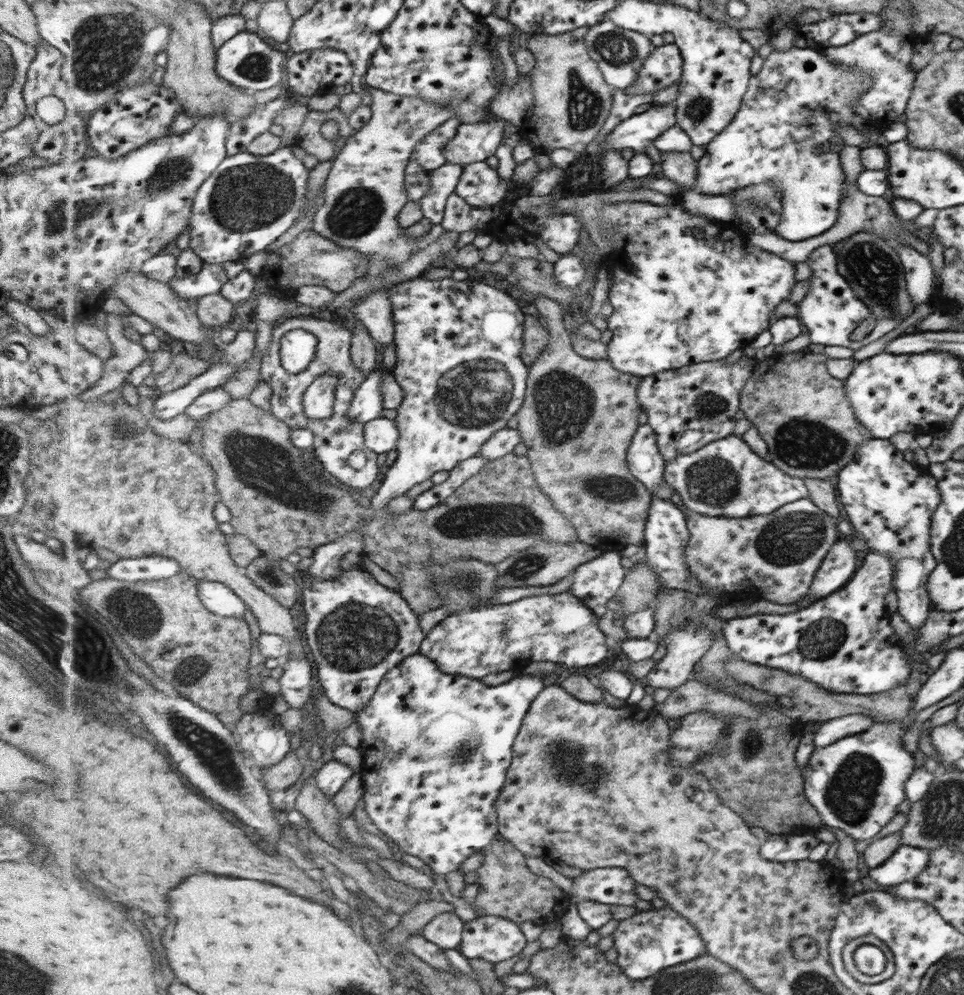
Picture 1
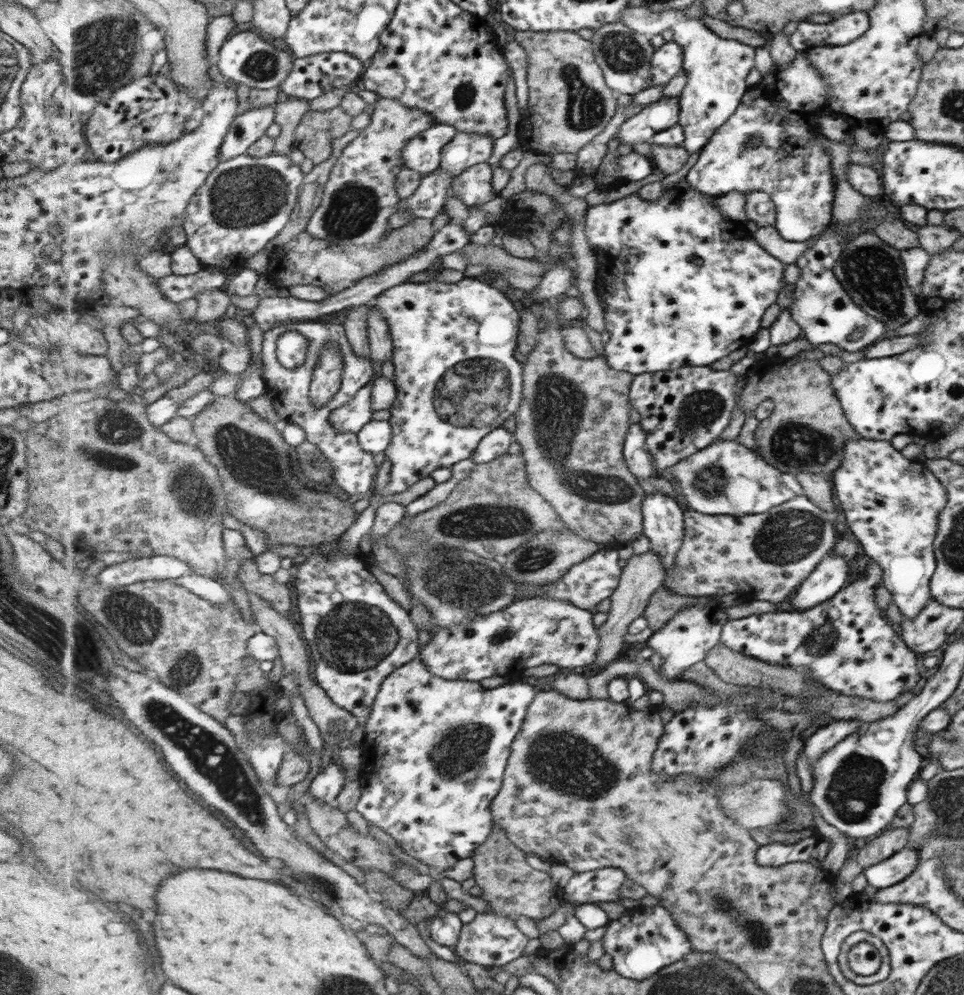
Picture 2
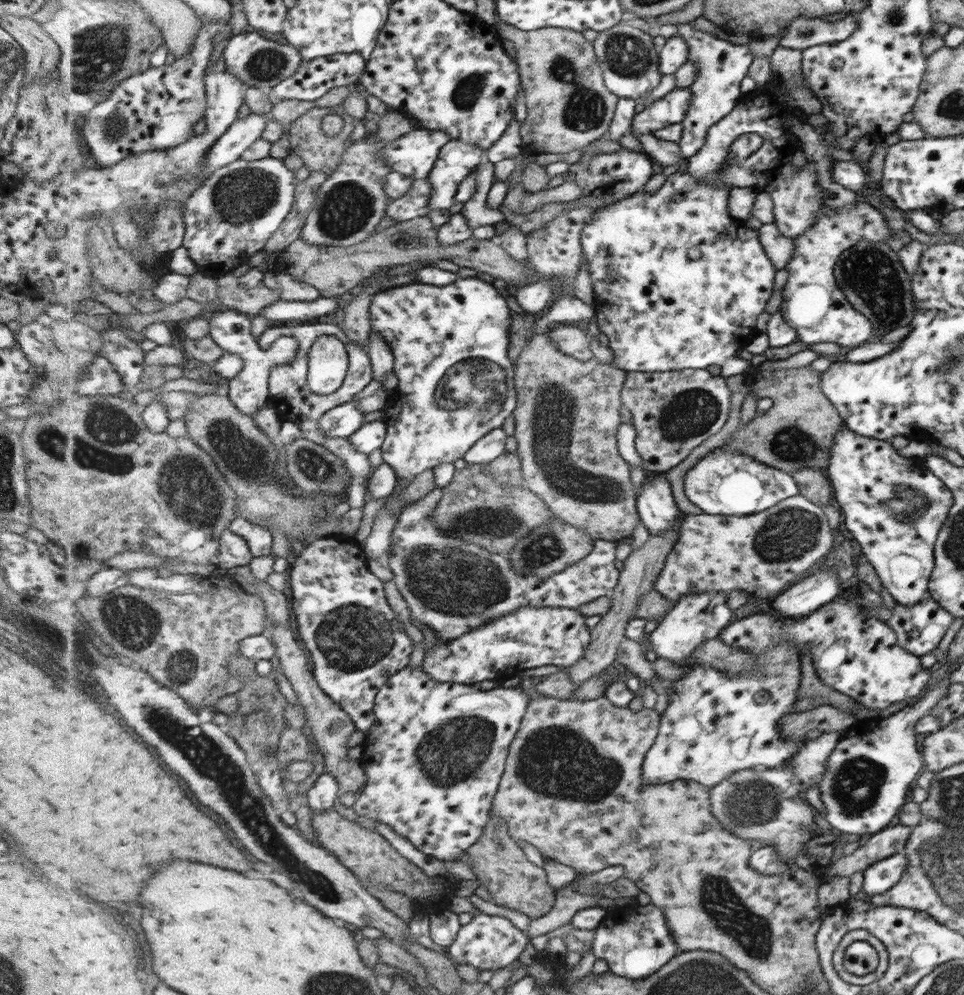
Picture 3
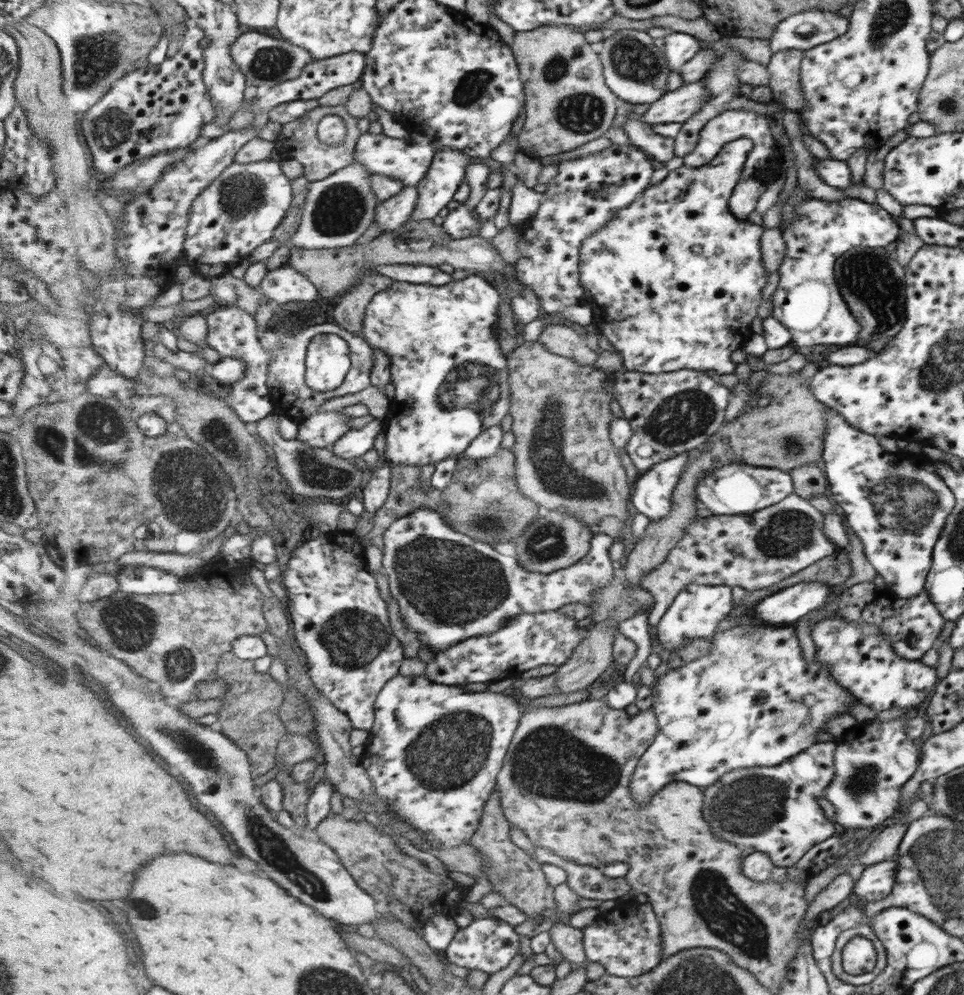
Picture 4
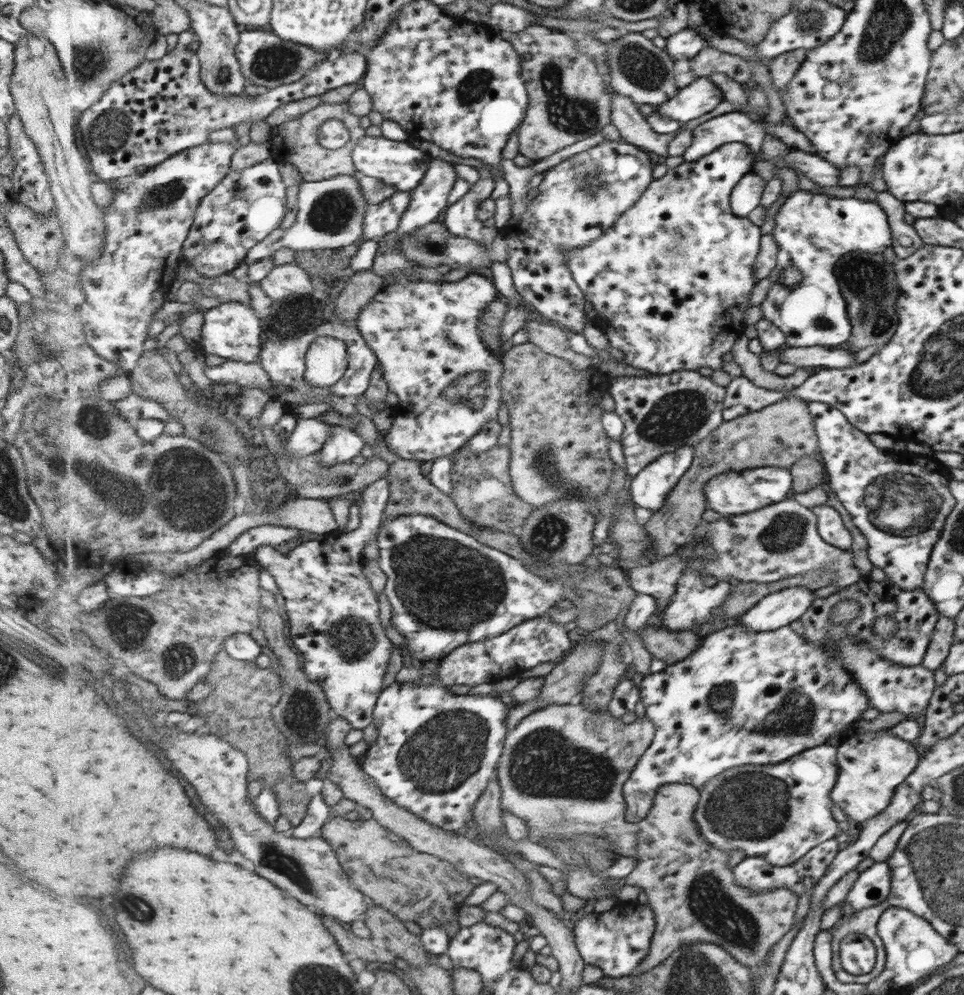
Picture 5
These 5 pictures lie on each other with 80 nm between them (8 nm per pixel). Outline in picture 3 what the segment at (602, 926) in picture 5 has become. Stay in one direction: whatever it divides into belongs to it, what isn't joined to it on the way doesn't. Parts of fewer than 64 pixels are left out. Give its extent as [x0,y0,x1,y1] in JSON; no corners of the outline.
[592,903,681,979]

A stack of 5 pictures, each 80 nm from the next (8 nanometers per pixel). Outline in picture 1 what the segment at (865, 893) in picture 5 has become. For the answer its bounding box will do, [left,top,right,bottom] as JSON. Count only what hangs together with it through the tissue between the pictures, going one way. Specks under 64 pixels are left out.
[869,845,928,887]

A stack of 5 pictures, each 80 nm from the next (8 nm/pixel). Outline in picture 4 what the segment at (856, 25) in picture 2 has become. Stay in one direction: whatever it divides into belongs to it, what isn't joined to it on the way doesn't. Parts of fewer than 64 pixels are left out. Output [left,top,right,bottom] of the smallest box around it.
[769,9,848,55]

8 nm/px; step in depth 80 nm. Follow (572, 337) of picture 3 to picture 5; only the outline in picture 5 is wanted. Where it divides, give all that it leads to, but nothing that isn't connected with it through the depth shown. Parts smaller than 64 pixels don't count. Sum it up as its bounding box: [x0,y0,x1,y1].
[525,318,591,370]

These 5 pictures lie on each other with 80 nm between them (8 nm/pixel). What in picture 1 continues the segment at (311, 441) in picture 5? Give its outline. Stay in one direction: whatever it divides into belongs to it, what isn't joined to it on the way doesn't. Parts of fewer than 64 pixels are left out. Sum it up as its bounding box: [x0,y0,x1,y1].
[349,364,393,425]

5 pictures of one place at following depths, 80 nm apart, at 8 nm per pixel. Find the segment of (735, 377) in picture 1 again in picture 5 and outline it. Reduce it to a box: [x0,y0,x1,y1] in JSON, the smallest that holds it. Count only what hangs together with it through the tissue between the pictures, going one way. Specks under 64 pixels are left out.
[610,371,727,478]

